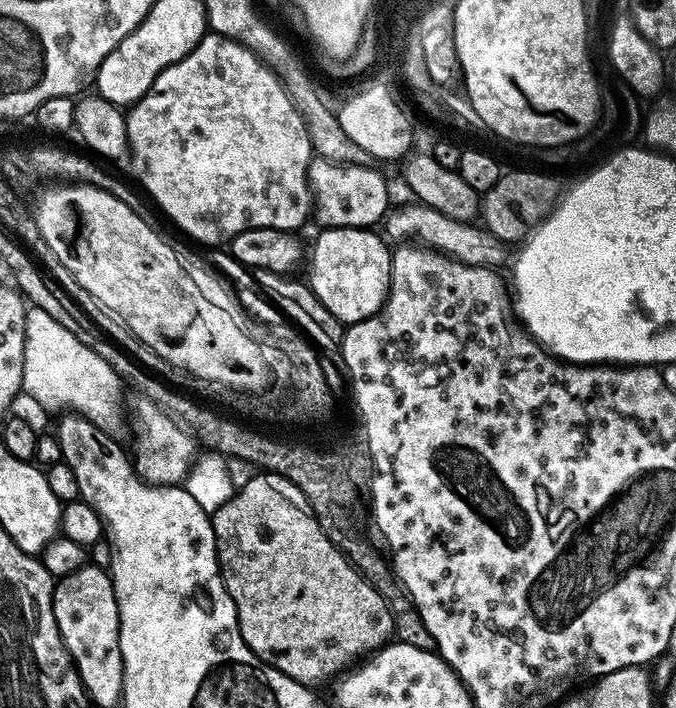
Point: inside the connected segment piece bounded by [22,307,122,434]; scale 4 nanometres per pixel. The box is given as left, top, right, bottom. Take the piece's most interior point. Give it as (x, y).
(59, 372)

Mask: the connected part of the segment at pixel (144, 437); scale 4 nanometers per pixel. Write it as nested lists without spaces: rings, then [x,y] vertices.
[[[135,397],[132,404],[132,428],[136,431],[134,467],[145,484],[174,484],[187,481],[188,471],[197,459],[198,441],[186,428],[180,427],[150,398]]]

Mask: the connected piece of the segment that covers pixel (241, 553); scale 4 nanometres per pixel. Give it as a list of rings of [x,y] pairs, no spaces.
[[[260,470],[255,474],[233,491],[226,506],[211,513],[216,557],[226,590],[236,607],[240,636],[258,659],[274,665],[299,684],[324,684],[393,639],[396,627],[392,606],[300,503],[304,495],[294,482],[273,472]]]

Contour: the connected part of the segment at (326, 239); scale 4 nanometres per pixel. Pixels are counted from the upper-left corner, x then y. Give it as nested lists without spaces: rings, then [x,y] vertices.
[[[324,228],[312,244],[312,257],[306,260],[306,283],[318,302],[322,302],[322,306],[326,306],[326,310],[330,310],[330,314],[334,314],[341,325],[357,324],[370,318],[388,300],[392,253],[389,241],[379,231],[367,228]]]

